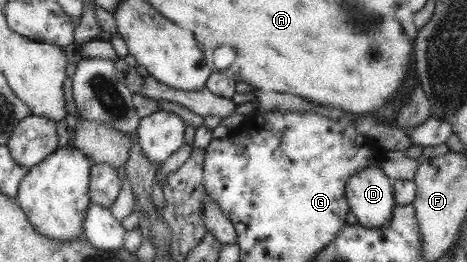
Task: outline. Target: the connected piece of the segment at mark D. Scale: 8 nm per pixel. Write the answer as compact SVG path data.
M363 167L351 175L345 183L345 198L362 227L390 225L396 204L394 183L379 167Z

